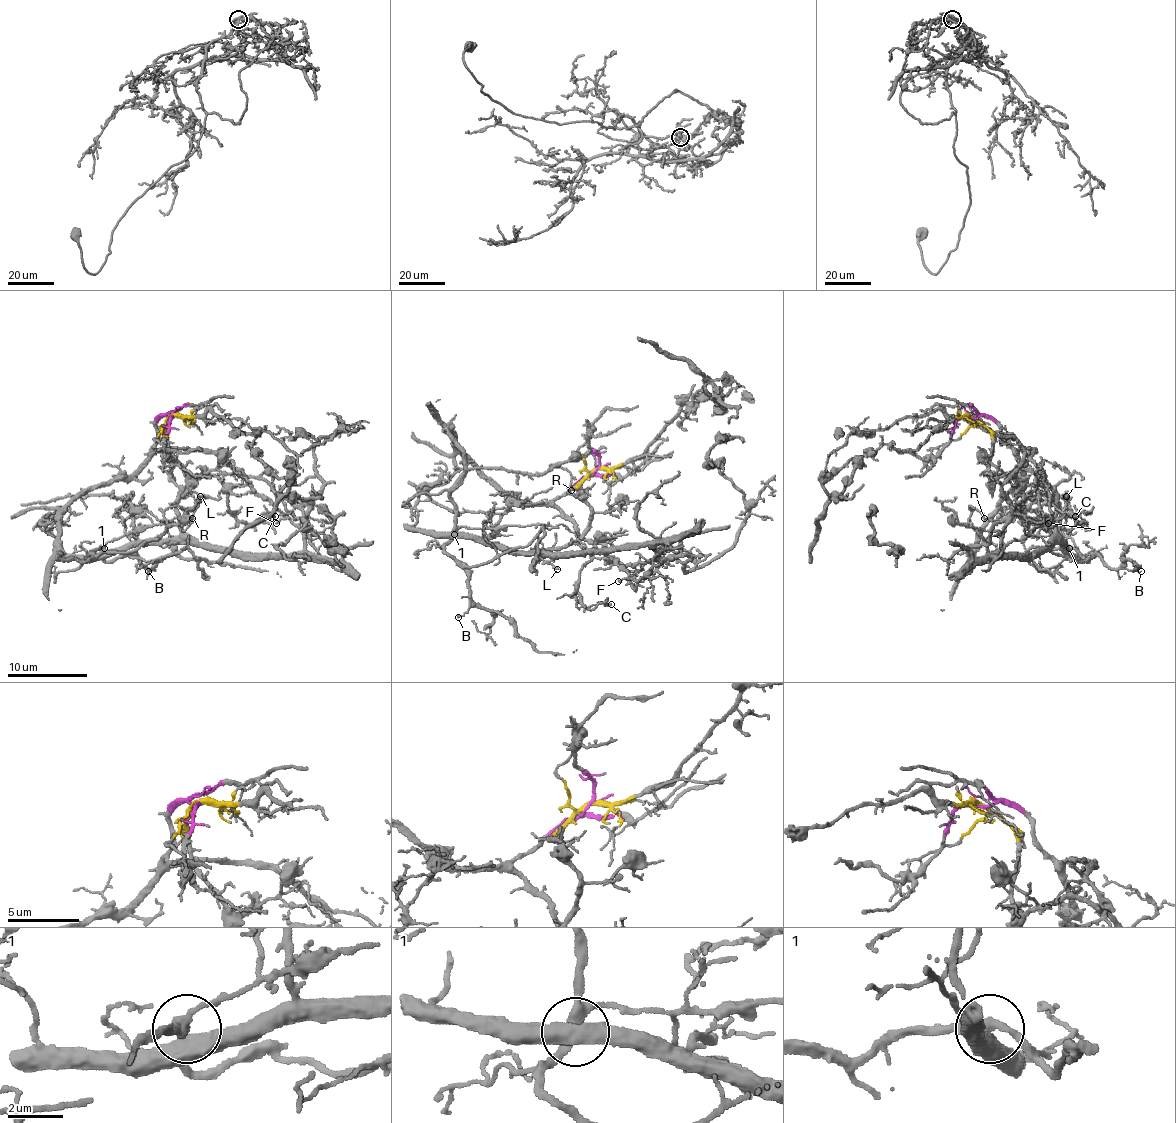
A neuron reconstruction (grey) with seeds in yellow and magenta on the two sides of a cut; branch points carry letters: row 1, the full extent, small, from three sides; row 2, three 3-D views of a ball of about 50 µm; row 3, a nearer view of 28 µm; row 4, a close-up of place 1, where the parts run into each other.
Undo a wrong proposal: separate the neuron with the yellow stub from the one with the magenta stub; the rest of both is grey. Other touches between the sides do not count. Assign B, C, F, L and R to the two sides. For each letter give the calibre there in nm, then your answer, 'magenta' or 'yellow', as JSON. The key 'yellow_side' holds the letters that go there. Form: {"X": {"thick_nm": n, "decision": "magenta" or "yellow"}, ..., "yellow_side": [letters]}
{"B": {"thick_nm": 110, "decision": "magenta"}, "C": {"thick_nm": 90, "decision": "yellow"}, "F": {"thick_nm": 110, "decision": "magenta"}, "L": {"thick_nm": 110, "decision": "yellow"}, "R": {"thick_nm": 110, "decision": "magenta"}, "yellow_side": ["C", "L"]}

